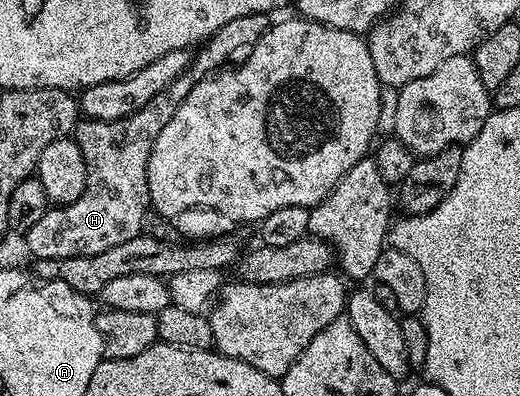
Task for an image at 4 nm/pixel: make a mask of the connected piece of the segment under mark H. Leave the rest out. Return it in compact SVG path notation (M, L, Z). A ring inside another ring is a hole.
M229 21L217 29L213 37L197 50L199 53L193 54L190 66L176 80L168 83L160 95L148 99L140 111L124 119L111 121L79 120L72 136L80 151L84 151L84 163L88 167L88 183L84 183L84 195L80 195L80 199L71 205L47 209L44 219L40 219L36 227L24 234L26 249L31 253L31 258L43 261L100 255L100 251L120 247L120 243L128 243L128 239L142 233L142 220L151 208L148 159L152 155L156 135L160 135L168 119L176 115L180 103L184 103L194 84L211 76L215 70L229 62L226 60L230 53L238 49L238 28L239 22Z

